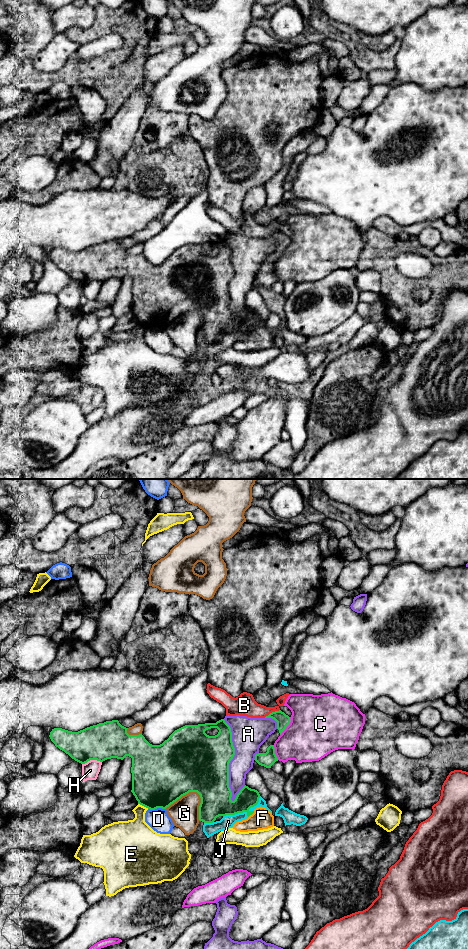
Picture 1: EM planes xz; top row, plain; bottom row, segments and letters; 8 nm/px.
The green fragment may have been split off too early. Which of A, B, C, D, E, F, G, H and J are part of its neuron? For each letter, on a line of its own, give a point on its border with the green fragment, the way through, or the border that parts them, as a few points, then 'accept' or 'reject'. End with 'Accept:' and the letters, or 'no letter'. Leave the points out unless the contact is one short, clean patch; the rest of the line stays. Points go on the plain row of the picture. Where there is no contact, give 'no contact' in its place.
A: xz (231, 279) | reject
B: xz (272, 232) | reject
C: xz (287, 245) | reject
D: xz (157, 327) | reject
E: xz (143, 325) | reject
F: xz (251, 334) | across xz (222, 325), (243, 326), (251, 334), (255, 338), (262, 338) | accept
G: xz (183, 315) | reject
H: xz (91, 279) | reject
J: xz (236, 333) | reject
Accept: F

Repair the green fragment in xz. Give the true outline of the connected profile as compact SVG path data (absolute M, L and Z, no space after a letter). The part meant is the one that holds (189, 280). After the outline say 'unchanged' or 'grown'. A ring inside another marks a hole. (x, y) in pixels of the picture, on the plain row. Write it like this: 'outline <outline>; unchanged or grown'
outline M224 239L216 243L185 245L175 250L160 265L150 264L142 254L129 255L127 249L118 240L112 240L78 252L54 248L49 257L56 267L81 284L90 280L103 282L111 278L123 280L126 276L131 277L131 312L138 324L150 330L166 329L189 312L197 312L201 318L199 340L204 343L213 343L219 336L246 332L248 338L233 345L232 348L236 351L258 351L274 346L274 336L265 327L260 326L253 331L249 330L259 322L260 314L257 310L245 305L235 320L231 320L229 283L235 275L235 268L232 262L231 248ZM211 248L217 248L218 254L207 255L205 251Z; grown

